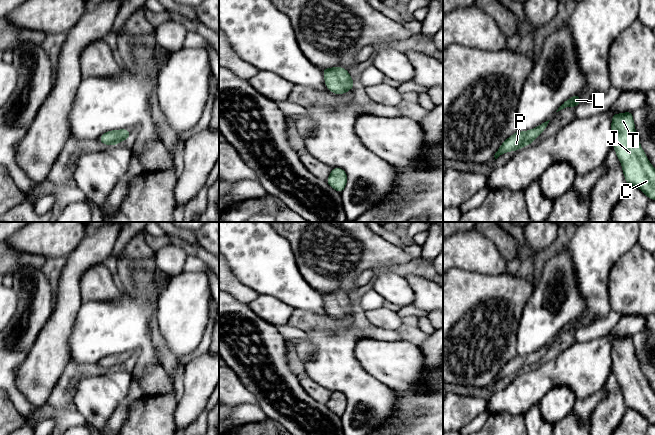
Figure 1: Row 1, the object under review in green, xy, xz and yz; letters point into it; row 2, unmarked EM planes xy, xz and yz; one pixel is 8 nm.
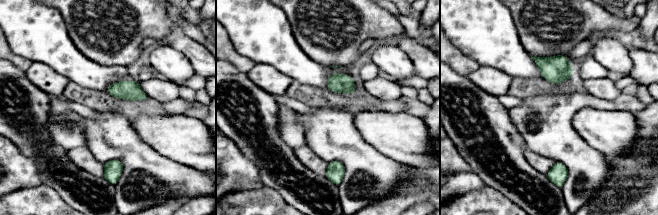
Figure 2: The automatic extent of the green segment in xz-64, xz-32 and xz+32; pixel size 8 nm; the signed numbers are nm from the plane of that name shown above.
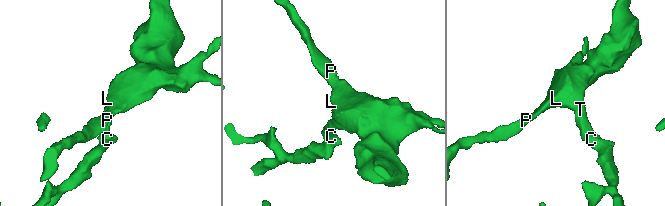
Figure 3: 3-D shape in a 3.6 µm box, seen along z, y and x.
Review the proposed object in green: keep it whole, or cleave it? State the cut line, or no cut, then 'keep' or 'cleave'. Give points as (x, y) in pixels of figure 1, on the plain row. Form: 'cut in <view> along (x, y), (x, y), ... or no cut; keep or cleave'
no cut; keep

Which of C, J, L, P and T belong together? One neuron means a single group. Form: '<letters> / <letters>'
C J L P T

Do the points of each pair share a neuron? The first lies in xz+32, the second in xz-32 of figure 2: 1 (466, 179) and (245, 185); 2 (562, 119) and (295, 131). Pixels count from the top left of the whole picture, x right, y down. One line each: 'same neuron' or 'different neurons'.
1: same neuron
2: different neurons

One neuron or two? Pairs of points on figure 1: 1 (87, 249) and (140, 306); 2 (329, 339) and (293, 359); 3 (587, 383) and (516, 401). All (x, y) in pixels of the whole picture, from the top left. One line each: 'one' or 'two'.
1: two
2: two
3: one

